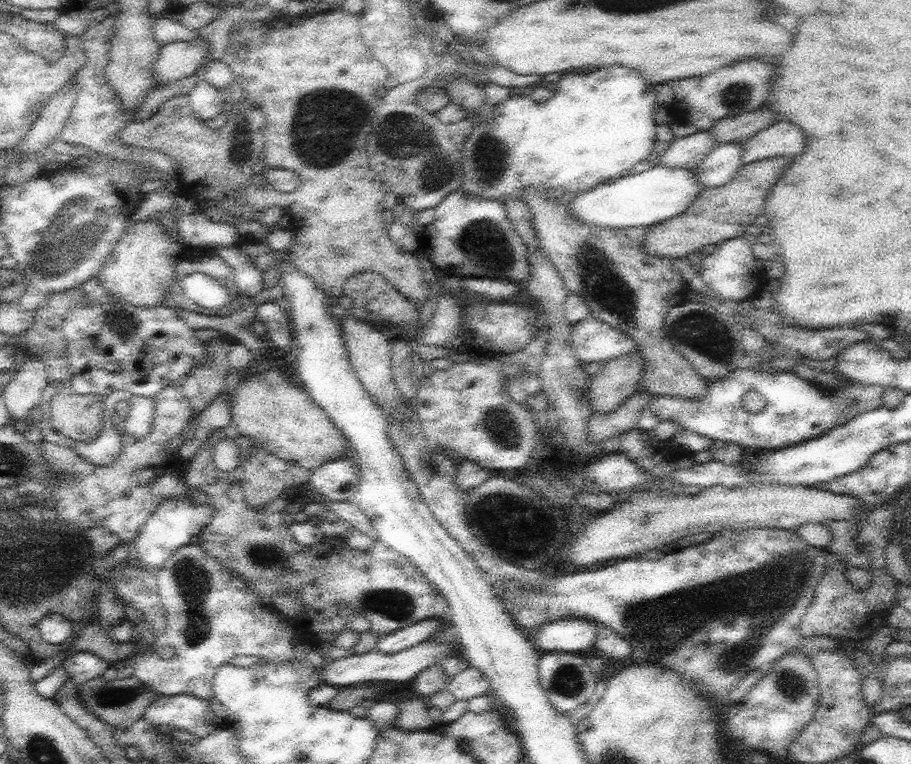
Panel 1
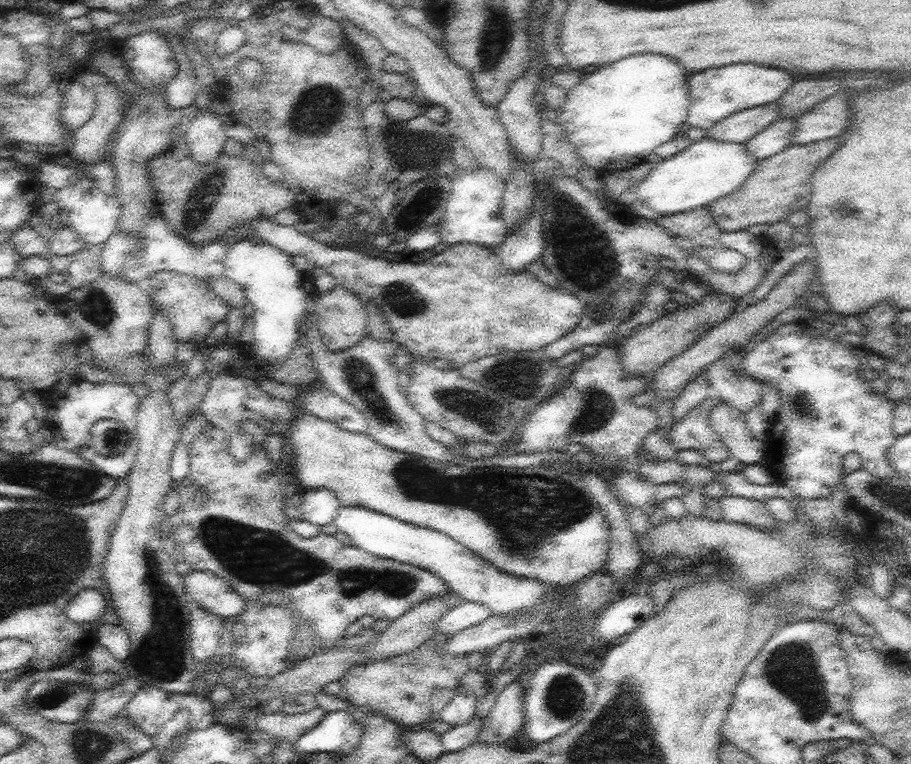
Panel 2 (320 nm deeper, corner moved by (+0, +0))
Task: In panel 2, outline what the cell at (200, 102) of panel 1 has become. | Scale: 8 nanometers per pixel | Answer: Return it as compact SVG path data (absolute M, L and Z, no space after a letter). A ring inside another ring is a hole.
M211 108L198 109L185 135L191 157L199 164L218 160L228 137L224 123Z

